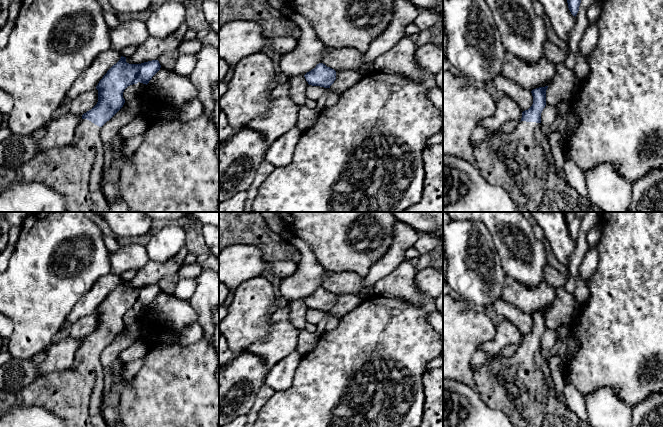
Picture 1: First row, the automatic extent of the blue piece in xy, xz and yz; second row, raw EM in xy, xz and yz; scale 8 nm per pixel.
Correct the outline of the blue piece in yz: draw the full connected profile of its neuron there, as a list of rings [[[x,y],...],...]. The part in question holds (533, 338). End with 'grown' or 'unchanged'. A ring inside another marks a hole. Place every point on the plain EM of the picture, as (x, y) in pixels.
[[[548,310],[539,311],[531,315],[533,328],[522,336],[521,345],[512,357],[499,356],[475,371],[476,390],[491,409],[505,413],[516,427],[592,427],[589,422],[580,420],[566,403],[560,403],[553,398],[550,371],[541,349],[547,312]],[[503,380],[512,382],[518,387],[517,399],[508,397]]]; grown

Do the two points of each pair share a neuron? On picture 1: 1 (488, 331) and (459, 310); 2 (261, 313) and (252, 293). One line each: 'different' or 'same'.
1: same
2: same

